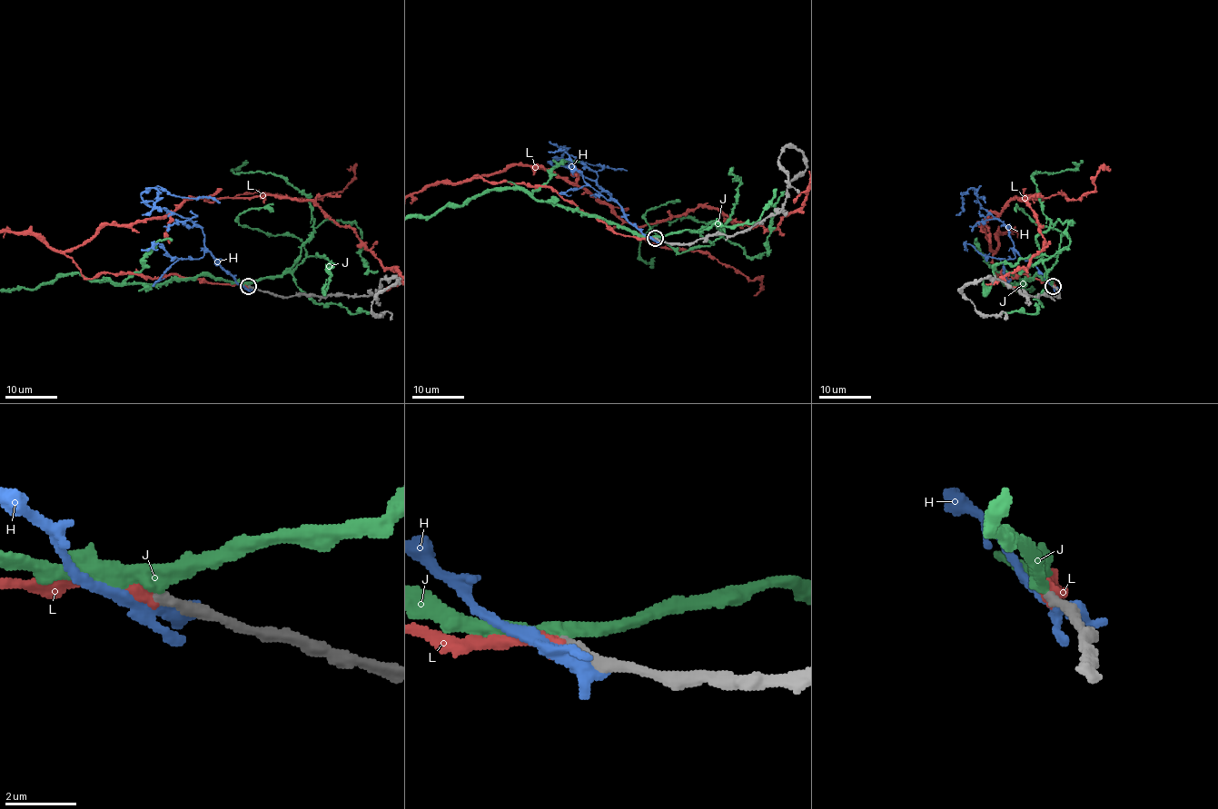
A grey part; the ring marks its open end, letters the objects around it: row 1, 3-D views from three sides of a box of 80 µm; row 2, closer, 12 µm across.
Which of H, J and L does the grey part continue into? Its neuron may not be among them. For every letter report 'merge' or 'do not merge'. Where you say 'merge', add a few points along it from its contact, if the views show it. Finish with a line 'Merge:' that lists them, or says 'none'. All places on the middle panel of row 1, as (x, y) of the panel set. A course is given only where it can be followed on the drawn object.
H: do not merge
J: do not merge
L: do not merge
Merge: none

